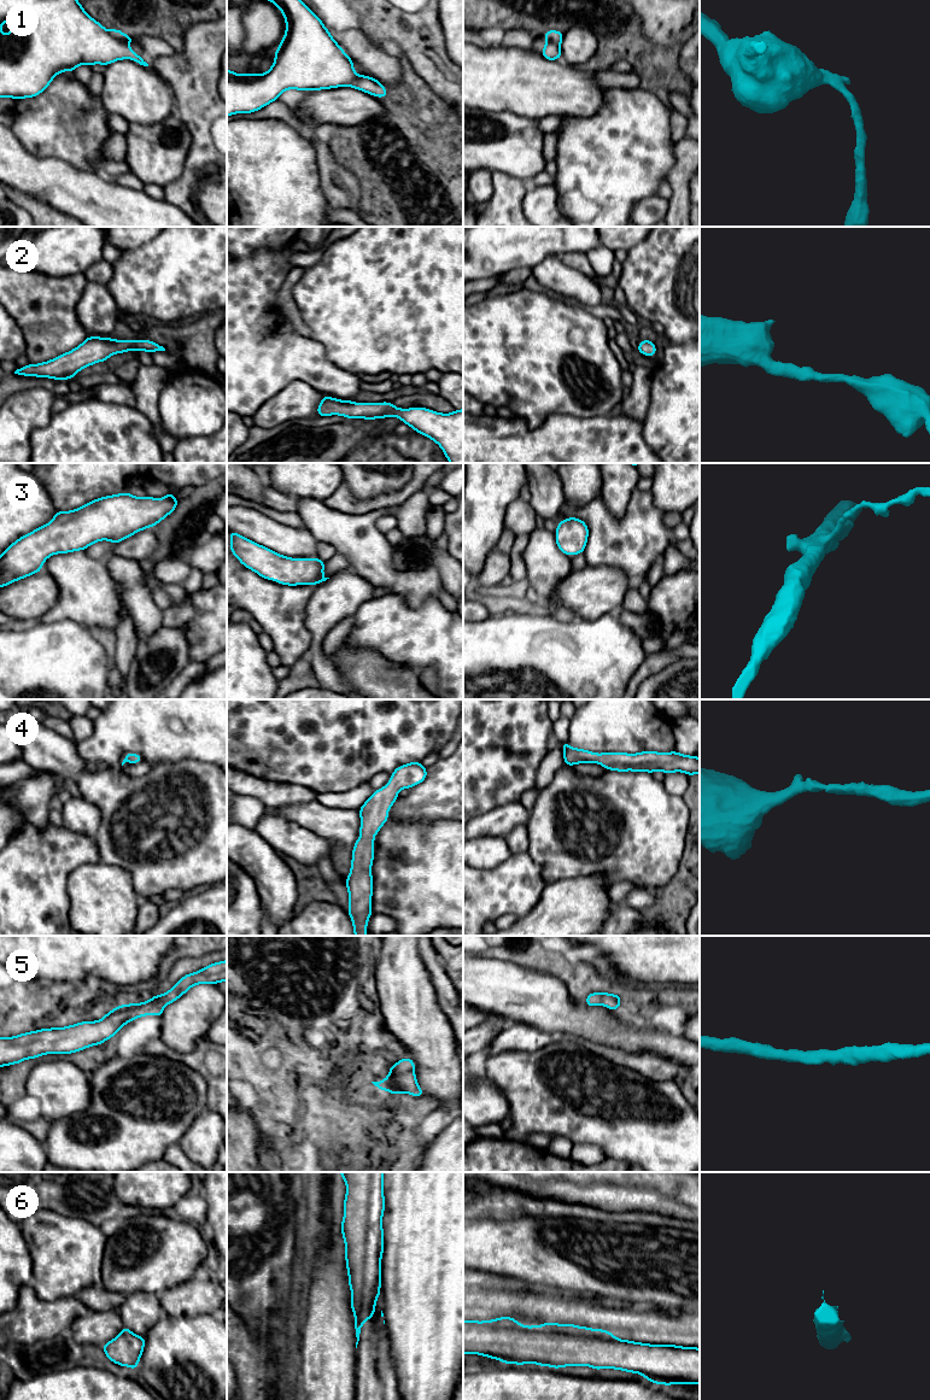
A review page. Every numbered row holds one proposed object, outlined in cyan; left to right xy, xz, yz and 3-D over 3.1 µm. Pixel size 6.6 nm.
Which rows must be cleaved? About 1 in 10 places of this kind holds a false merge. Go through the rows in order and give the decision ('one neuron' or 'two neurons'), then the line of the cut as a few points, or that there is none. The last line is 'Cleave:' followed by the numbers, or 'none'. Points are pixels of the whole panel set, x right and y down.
1: one neuron; cut none
2: one neuron; cut none
3: one neuron; cut none
4: one neuron; cut none
5: one neuron; cut none
6: one neuron; cut none
Cleave: none

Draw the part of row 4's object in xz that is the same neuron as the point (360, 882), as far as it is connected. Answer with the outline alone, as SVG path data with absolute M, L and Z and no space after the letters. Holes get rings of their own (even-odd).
M421 762L399 766L391 774L387 785L373 792L359 808L361 837L353 850L351 869L345 880L349 890L349 915L352 920L355 936L365 936L372 912L373 875L370 868L374 859L374 837L388 820L387 810L398 798L400 789L410 789L422 783L427 769Z

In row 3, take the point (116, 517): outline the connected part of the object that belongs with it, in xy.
M127 492L94 499L78 509L57 511L46 525L21 537L11 544L0 556L0 587L39 573L43 562L52 555L86 550L89 545L110 540L113 545L150 527L154 527L180 502L170 492L164 498L135 497Z

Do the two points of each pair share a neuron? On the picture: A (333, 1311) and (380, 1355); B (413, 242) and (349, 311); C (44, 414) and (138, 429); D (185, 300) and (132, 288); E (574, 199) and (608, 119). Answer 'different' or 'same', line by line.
A: different
B: same
C: different
D: same
E: same

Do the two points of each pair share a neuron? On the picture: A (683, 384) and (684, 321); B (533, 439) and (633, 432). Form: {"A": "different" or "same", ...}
{"A": "different", "B": "same"}

